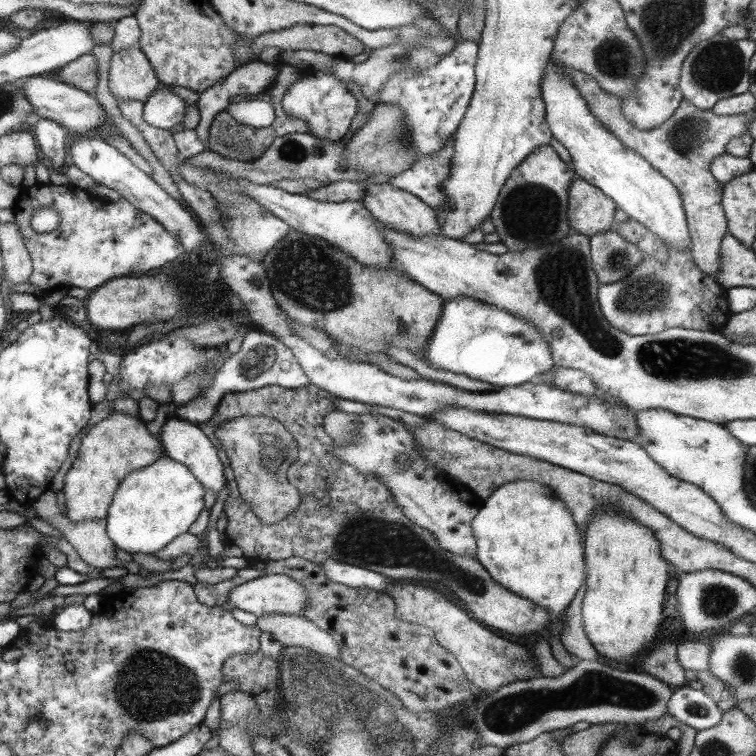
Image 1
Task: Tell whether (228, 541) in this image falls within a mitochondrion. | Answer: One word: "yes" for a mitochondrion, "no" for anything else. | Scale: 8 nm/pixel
no

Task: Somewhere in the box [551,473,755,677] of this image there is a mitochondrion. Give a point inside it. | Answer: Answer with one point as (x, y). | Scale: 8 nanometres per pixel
(717, 601)

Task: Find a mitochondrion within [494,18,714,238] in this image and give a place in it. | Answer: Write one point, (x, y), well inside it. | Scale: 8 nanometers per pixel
(613, 58)

